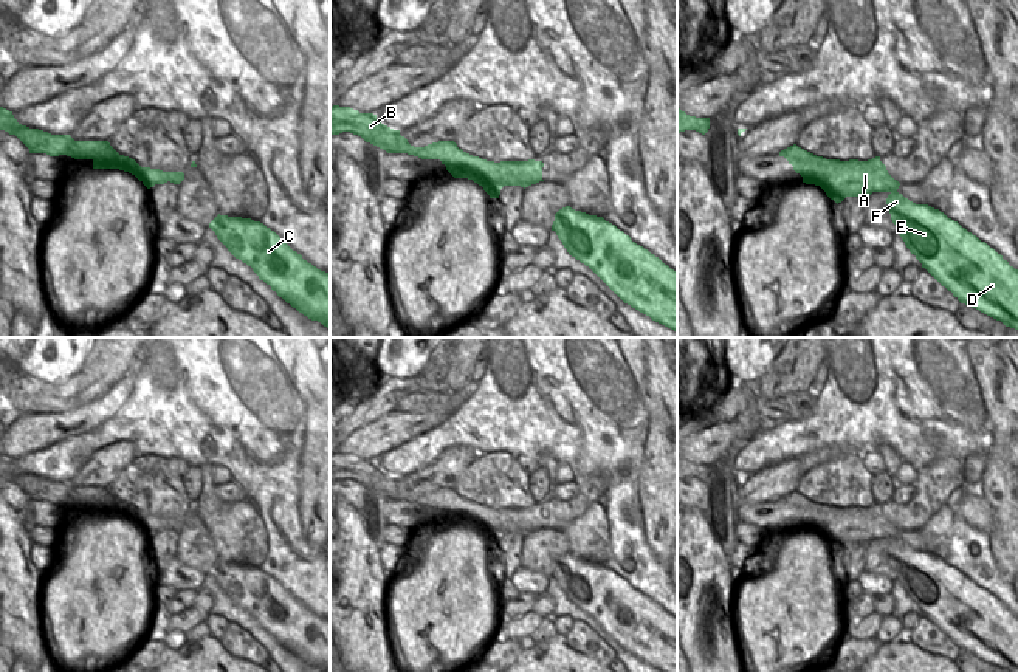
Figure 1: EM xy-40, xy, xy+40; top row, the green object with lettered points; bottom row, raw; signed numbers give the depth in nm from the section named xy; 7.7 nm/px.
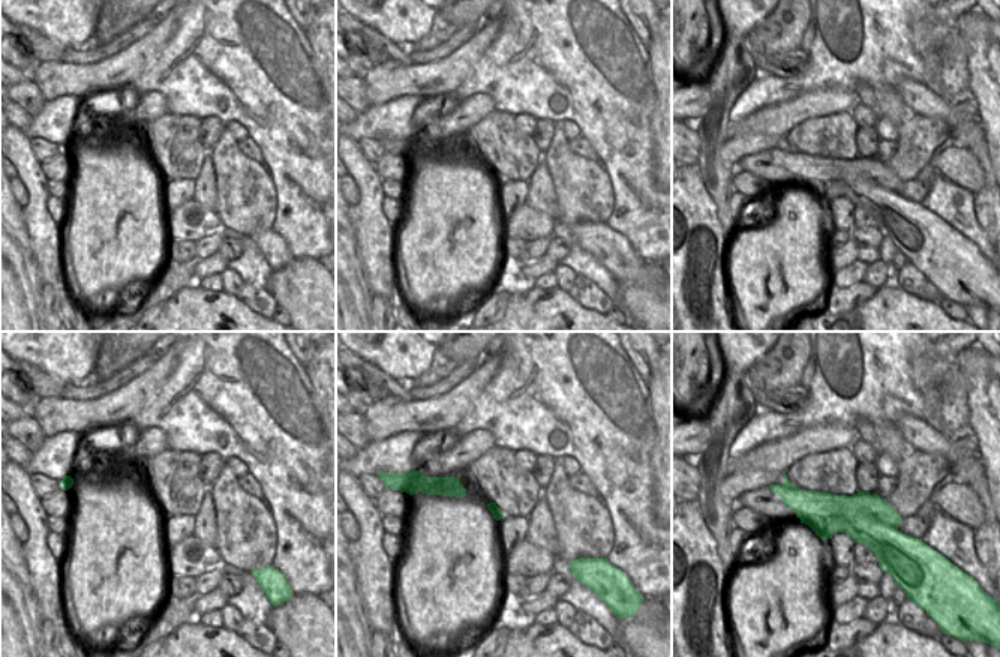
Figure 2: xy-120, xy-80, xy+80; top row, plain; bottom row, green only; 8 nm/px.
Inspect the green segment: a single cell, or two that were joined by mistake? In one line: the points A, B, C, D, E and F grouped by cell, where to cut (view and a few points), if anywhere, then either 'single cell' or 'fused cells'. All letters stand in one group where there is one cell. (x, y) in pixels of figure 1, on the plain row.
A B C D E F | no cut | single cell

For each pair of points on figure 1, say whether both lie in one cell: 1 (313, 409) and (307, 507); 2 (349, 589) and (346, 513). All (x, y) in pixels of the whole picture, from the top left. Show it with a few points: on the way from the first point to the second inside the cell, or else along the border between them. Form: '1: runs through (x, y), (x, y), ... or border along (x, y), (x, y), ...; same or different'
1: runs through (313, 434), (313, 482); same
2: runs through (349, 570), (349, 531); same

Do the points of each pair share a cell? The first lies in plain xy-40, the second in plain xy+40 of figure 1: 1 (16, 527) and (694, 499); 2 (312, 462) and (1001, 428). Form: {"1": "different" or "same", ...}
{"1": "different", "2": "different"}

